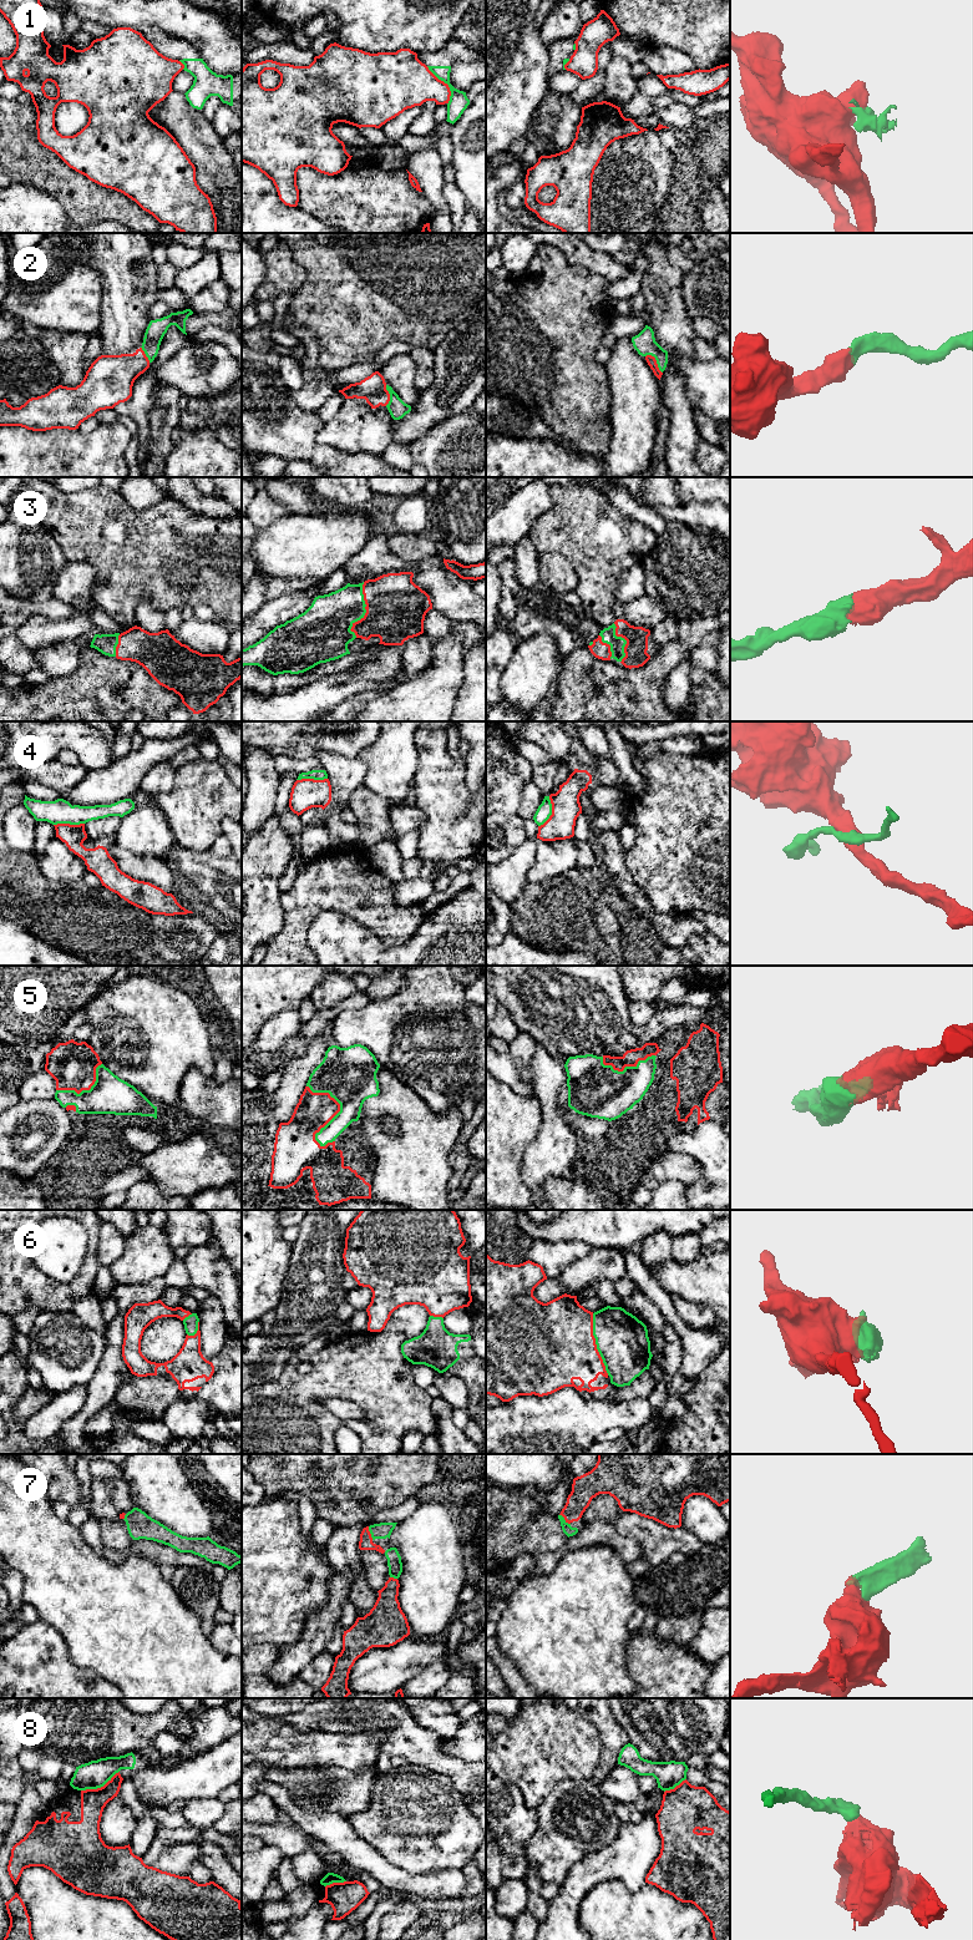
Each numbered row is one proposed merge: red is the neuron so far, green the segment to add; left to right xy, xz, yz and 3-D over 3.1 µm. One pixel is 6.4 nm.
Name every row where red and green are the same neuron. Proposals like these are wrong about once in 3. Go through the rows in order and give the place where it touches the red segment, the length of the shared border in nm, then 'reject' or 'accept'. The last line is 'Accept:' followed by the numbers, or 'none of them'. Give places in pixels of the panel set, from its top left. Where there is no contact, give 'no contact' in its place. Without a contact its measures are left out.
1: xz (446, 84) | 280 nm | reject
2: yz (655, 361) | 160 nm | accept
3: xz (366, 611) | 360 nm | accept
4: yz (552, 813) | 220 nm | reject
5: xz (339, 1110) | 420 nm | accept
6: yz (596, 1345) | 420 nm | accept
7: xz (369, 1533) | 90 nm | accept
8: xy (101, 1787) | 280 nm | reject
Accept: 2, 3, 5, 6, 7

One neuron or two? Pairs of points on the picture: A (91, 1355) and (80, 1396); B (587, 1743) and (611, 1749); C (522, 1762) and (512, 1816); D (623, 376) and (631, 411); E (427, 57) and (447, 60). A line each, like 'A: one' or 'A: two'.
A: two
B: two
C: two
D: one
E: one

